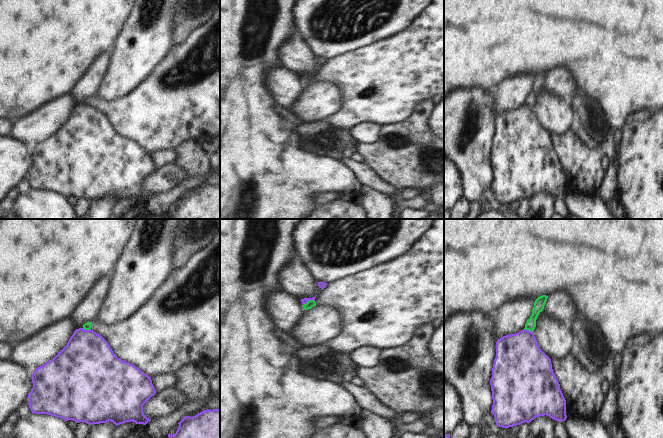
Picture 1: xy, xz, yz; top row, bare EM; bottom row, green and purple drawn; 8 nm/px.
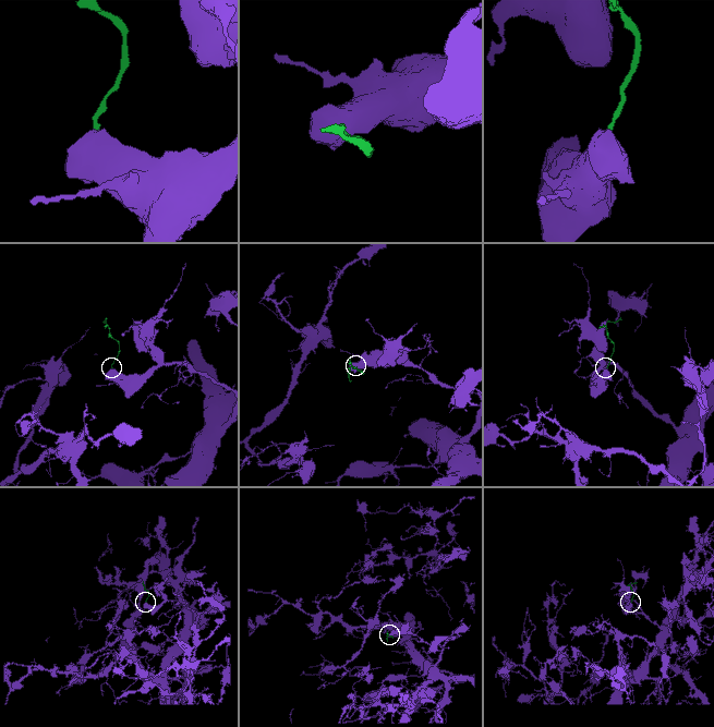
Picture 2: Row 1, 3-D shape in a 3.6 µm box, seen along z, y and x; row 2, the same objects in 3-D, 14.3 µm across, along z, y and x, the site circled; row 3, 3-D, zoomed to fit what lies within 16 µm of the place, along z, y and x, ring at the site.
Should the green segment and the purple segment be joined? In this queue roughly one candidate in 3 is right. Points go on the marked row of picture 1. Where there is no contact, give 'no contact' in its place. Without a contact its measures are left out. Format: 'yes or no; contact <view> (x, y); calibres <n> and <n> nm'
no; contact yz (528, 329); calibres 90 and 380 nm

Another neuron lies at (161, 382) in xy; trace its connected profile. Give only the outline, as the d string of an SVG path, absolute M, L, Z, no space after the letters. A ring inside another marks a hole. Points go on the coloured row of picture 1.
M161 374L151 378L156 392L161 392L169 388L174 388L177 382L177 376L173 374Z

